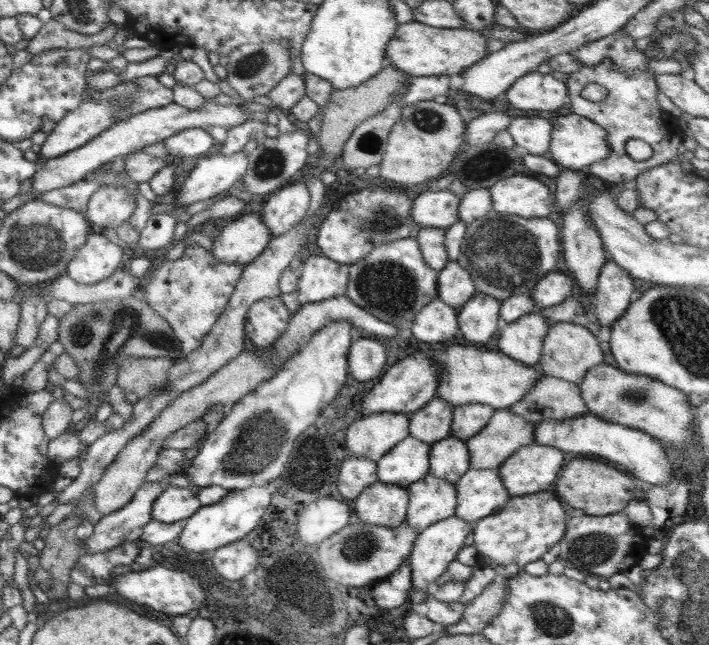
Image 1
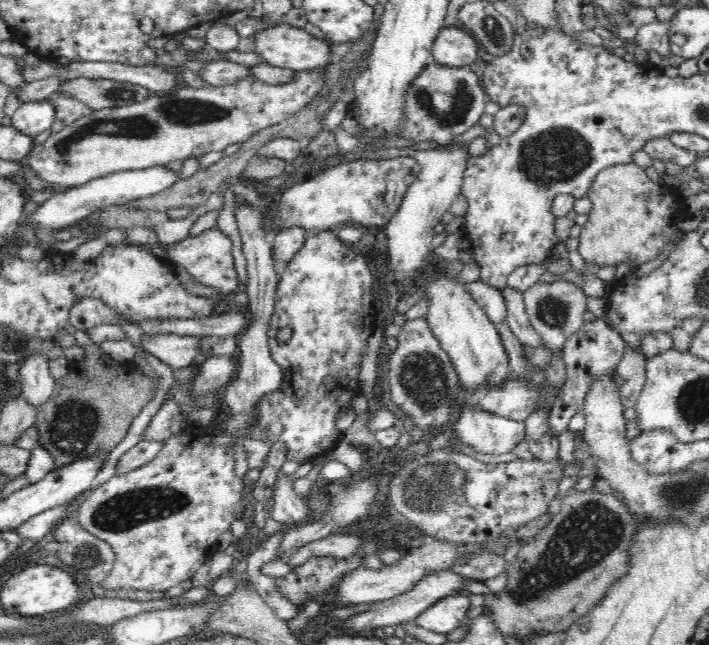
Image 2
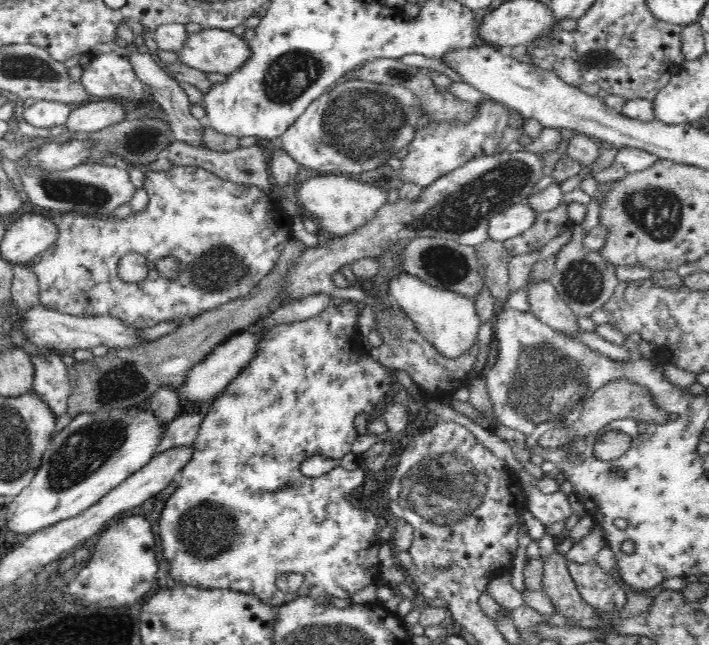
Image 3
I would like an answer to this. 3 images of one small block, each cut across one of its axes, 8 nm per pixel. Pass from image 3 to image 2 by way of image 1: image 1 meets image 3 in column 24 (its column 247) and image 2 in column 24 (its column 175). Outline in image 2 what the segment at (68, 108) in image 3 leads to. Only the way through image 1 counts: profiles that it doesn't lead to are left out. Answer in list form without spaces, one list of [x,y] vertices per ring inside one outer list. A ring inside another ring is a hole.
[[[47,99],[22,103],[11,117],[11,125],[34,138],[44,130],[48,130],[57,119],[54,105]]]

